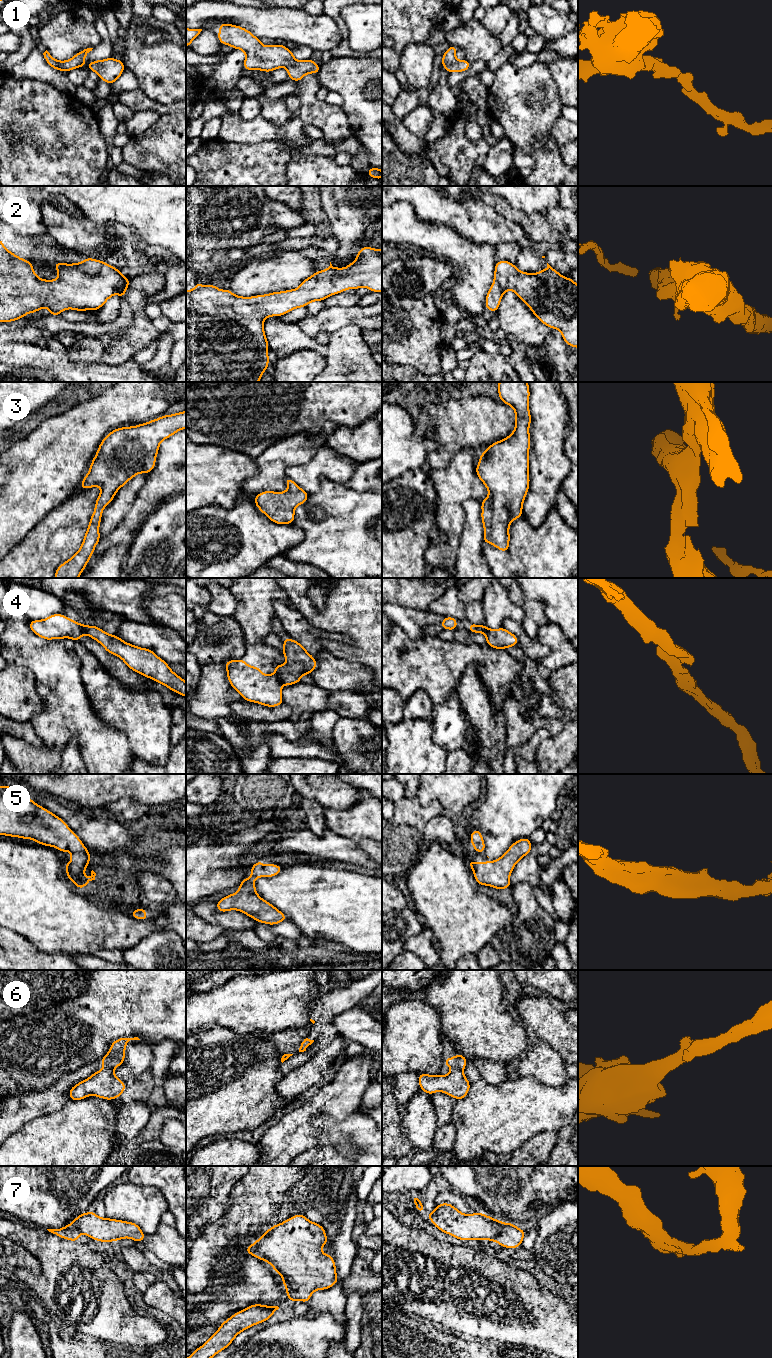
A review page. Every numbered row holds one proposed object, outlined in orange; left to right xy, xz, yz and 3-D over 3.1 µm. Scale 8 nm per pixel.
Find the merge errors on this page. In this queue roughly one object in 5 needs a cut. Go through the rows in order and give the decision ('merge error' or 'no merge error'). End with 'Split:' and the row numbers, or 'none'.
1: no merge error
2: no merge error
3: no merge error
4: merge error
5: no merge error
6: merge error
7: no merge error
Split: 4, 6

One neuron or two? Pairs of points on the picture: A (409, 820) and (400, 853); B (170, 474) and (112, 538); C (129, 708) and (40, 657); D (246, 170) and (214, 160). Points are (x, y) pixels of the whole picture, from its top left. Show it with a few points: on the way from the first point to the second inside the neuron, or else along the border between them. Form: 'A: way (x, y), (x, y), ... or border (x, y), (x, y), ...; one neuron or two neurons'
A: way (406, 828), (400, 840), (400, 845); one neuron
B: way (156, 490), (128, 523); one neuron
C: border (79, 658), (81, 681), (91, 703); two neurons
D: way (238, 170), (222, 168); one neuron

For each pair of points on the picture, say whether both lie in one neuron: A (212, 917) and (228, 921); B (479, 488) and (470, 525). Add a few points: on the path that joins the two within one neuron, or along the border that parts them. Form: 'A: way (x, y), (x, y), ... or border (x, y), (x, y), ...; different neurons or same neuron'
A: way (216, 917), (224, 919); same neuron
B: border (480, 501), (468, 499), (465, 502), (465, 521); different neurons

